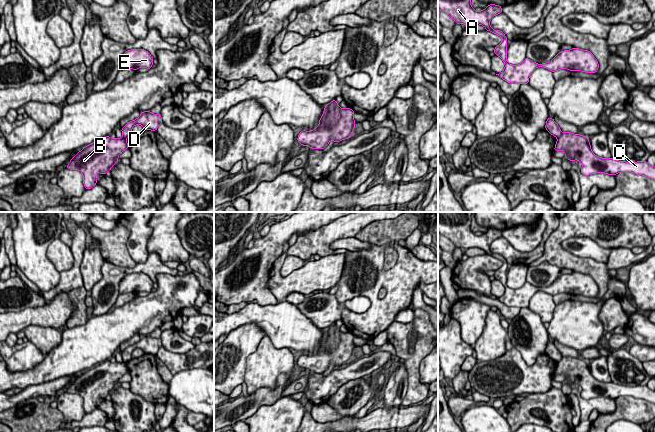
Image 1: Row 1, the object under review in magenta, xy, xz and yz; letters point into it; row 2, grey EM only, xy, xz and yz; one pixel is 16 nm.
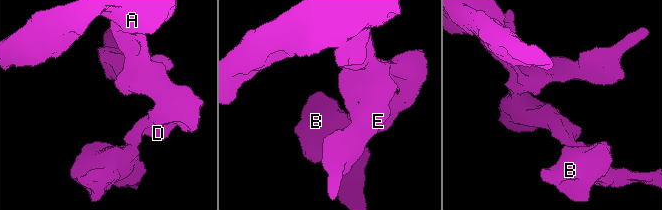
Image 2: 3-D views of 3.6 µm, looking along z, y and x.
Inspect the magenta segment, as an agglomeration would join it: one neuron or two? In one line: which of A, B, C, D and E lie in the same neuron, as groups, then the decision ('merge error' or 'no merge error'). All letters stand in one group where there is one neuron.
groups A D E / B C; merge error

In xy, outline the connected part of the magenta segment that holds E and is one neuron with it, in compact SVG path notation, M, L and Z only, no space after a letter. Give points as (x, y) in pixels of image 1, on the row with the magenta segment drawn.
M131 49L126 51L119 59L119 70L138 68L151 69L153 57L144 49Z

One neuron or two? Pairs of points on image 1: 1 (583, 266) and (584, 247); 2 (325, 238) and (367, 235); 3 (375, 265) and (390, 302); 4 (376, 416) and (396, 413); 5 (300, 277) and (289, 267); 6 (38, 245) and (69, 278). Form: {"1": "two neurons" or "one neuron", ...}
{"1": "two neurons", "2": "two neurons", "3": "one neuron", "4": "one neuron", "5": "two neurons", "6": "two neurons"}

